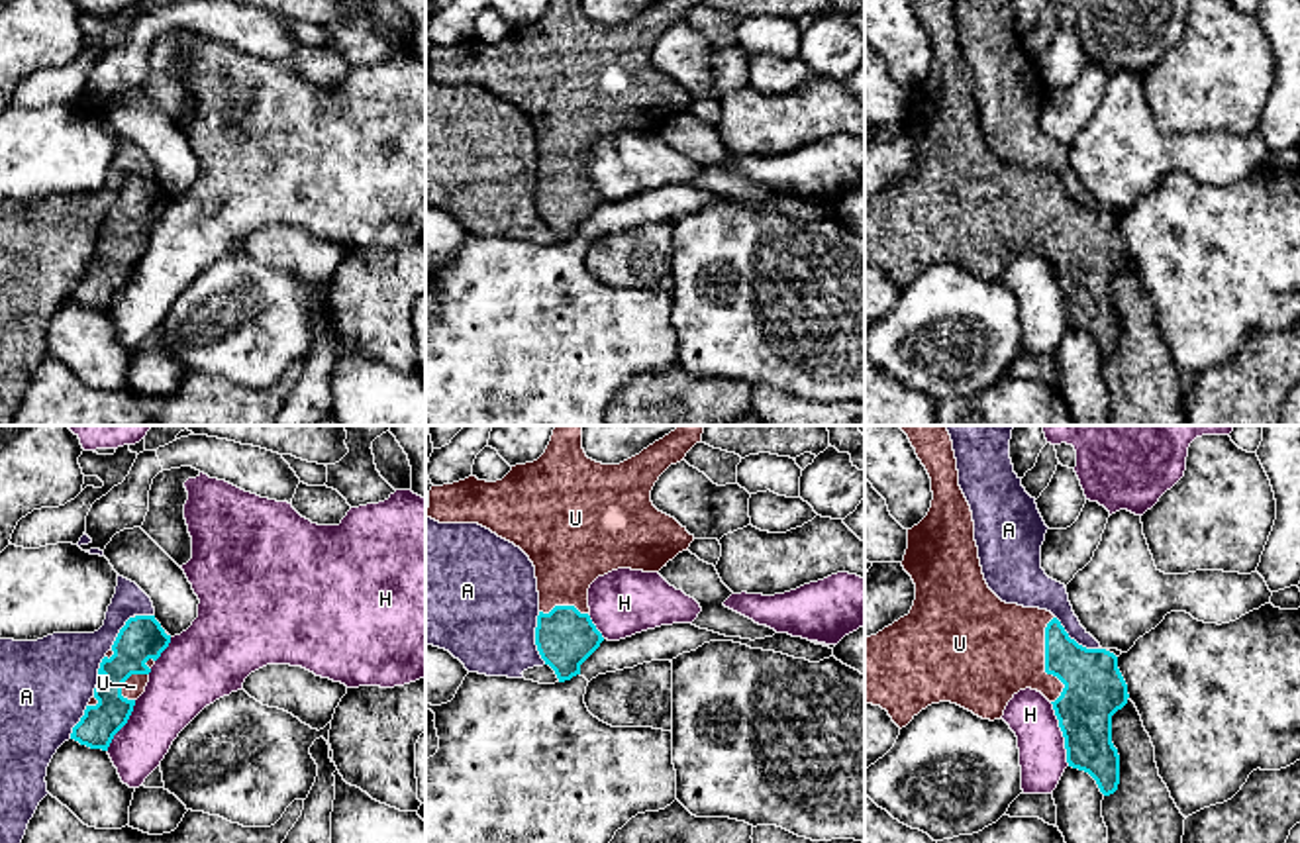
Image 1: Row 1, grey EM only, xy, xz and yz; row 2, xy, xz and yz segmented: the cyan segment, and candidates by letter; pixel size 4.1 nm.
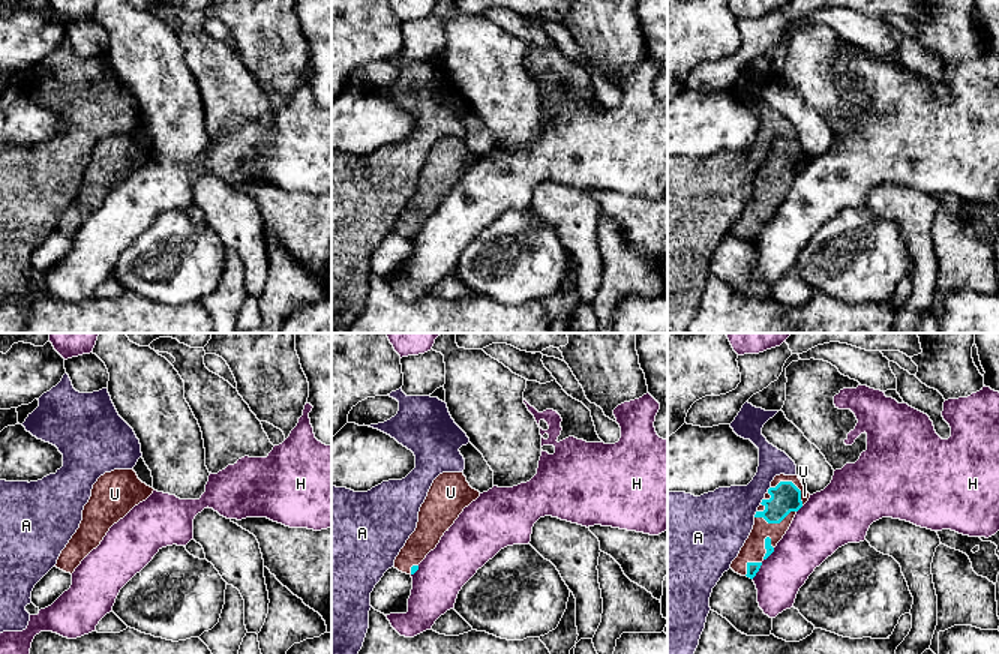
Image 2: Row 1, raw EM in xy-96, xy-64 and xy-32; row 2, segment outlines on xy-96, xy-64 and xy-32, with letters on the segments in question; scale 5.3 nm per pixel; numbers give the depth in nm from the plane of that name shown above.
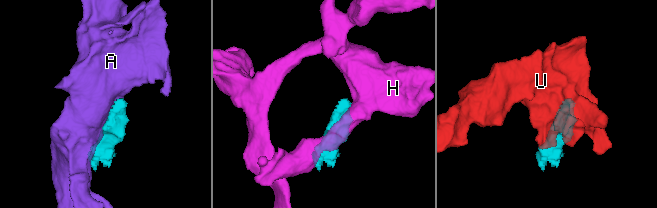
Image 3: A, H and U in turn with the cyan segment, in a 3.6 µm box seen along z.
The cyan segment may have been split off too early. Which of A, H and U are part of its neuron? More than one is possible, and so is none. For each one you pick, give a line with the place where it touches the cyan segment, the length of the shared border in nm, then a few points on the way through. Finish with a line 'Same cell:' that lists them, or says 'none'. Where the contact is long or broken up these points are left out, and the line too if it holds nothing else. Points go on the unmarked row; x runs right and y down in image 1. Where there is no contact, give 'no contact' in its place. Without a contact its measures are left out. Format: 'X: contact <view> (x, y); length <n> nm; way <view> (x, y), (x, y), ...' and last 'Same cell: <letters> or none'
U: contact yz (1046, 222); length 360 nm
Same cell: U

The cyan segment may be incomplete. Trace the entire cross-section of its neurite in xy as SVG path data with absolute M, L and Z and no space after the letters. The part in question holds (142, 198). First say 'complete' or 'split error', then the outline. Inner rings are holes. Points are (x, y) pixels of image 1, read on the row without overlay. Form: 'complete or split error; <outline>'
split error; M133 176L120 190L100 223L98 245L71 300L108 312L114 296L127 284L135 261L145 253L149 233L171 196L155 176Z

